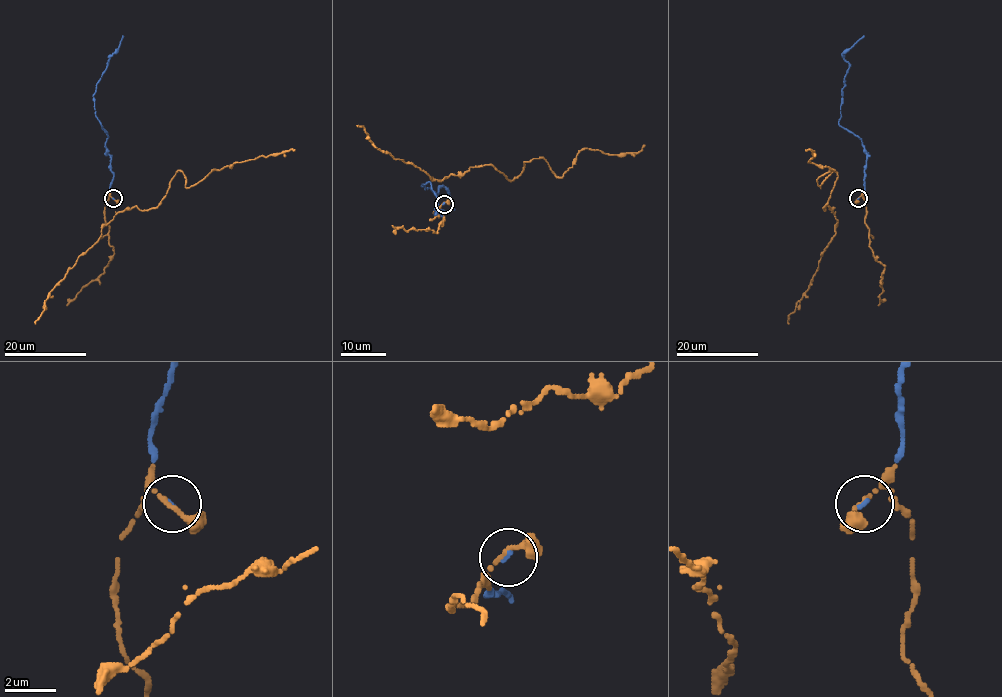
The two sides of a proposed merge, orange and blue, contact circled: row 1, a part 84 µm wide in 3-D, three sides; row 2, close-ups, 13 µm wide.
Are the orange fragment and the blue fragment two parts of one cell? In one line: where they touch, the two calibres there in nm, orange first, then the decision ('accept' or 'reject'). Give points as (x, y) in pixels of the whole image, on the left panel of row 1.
(113, 198) | 180/140 nm | accept

